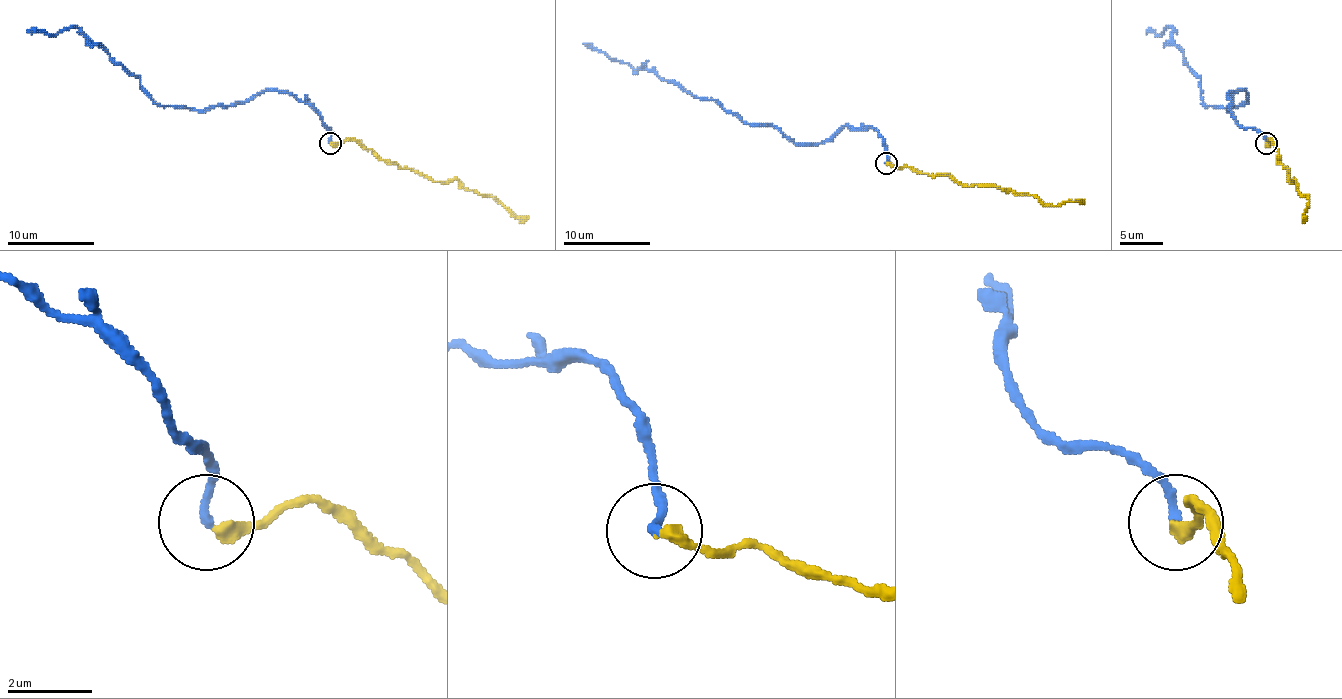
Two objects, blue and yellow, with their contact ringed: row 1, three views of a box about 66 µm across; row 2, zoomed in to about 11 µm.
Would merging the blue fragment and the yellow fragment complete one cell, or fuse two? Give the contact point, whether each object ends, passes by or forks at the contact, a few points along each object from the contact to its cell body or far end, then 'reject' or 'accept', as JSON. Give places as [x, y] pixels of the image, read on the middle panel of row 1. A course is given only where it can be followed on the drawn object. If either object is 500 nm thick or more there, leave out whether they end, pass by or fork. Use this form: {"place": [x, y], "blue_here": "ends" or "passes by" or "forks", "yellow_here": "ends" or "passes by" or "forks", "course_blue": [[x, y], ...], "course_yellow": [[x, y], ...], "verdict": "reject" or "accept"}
{"place": [886, 163], "blue_here": "ends", "yellow_here": "ends", "course_blue": [[887, 162], [874, 128], [793, 143], [583, 43]], "course_yellow": [[887, 162], [913, 167], [930, 175], [950, 175], [973, 186], [1034, 195], [1054, 206], [1084, 199]], "verdict": "accept"}

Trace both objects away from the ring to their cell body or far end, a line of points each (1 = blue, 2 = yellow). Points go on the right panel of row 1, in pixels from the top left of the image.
1: (1265, 142), (1231, 114), (1229, 95), (1246, 92), (1226, 110), (1203, 103), (1200, 79), (1170, 27), (1146, 30)
2: (1265, 145), (1270, 140), (1278, 162), (1289, 171), (1289, 181), (1294, 179), (1298, 192), (1309, 199), (1302, 218)

